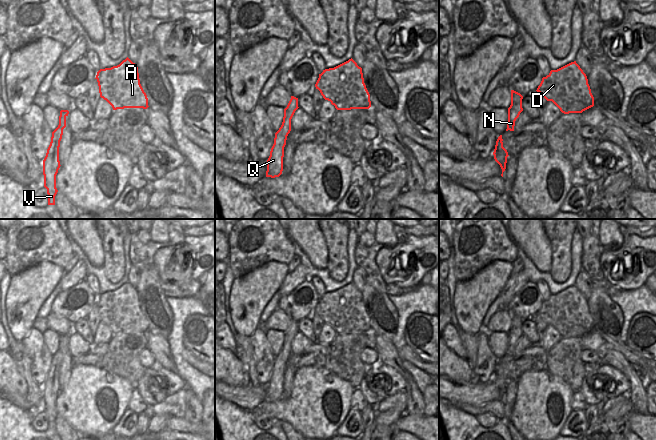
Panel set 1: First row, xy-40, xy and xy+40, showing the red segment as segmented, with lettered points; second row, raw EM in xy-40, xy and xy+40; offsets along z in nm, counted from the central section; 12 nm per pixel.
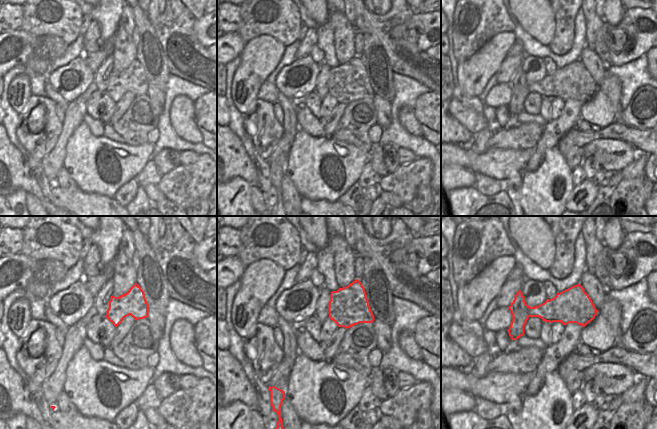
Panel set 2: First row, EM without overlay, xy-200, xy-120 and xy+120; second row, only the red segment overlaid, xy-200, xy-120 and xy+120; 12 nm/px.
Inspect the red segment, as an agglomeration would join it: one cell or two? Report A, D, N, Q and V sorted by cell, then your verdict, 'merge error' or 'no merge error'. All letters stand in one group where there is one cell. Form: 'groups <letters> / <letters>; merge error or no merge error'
groups A D / N Q V; merge error

